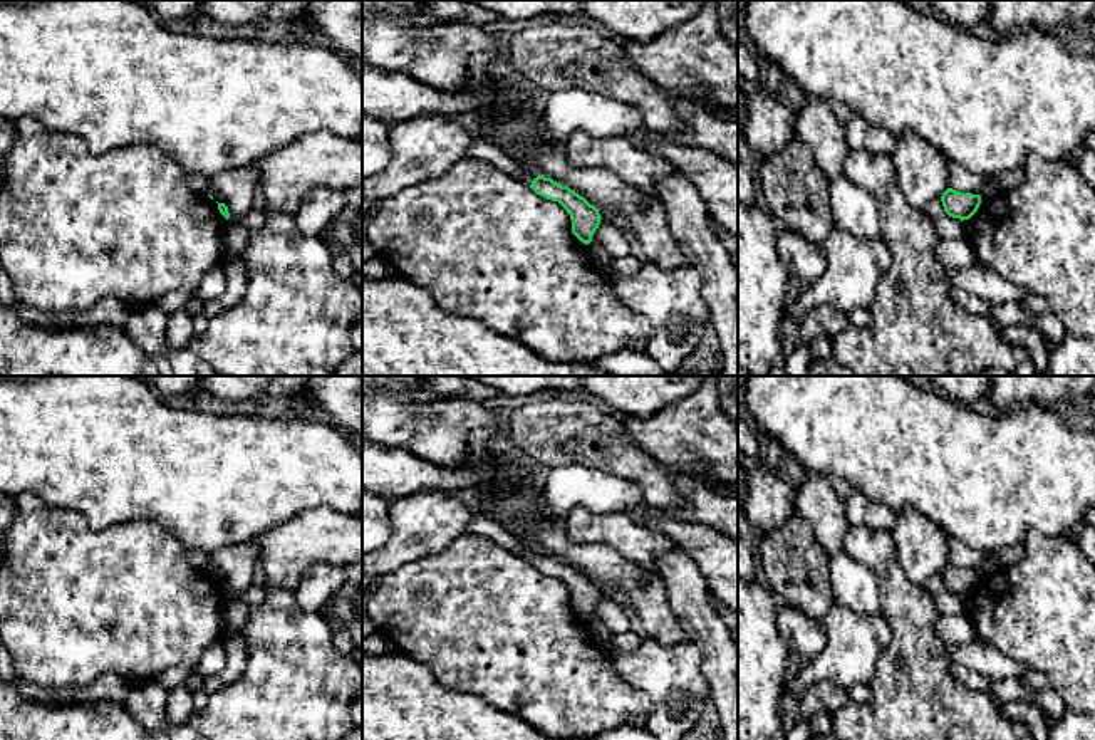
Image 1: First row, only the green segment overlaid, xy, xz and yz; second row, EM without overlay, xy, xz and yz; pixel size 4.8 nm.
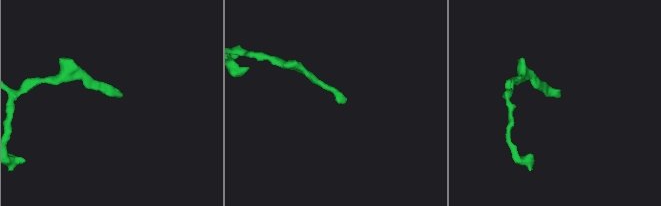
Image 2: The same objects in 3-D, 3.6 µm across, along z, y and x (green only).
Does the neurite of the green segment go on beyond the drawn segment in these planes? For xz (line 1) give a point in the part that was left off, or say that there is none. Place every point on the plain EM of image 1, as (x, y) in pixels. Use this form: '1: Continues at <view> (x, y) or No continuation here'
1: No continuation here

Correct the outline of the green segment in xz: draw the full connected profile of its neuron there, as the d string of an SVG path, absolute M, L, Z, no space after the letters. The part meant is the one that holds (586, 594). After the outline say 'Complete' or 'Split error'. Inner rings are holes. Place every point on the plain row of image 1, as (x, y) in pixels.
M540 550L532 557L530 564L547 576L558 577L570 591L572 609L585 621L592 618L592 612L602 596L594 581L568 562L562 562L552 554Z. Complete

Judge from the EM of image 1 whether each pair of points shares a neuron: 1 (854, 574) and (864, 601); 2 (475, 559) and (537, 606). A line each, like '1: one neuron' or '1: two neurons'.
1: one neuron
2: one neuron

